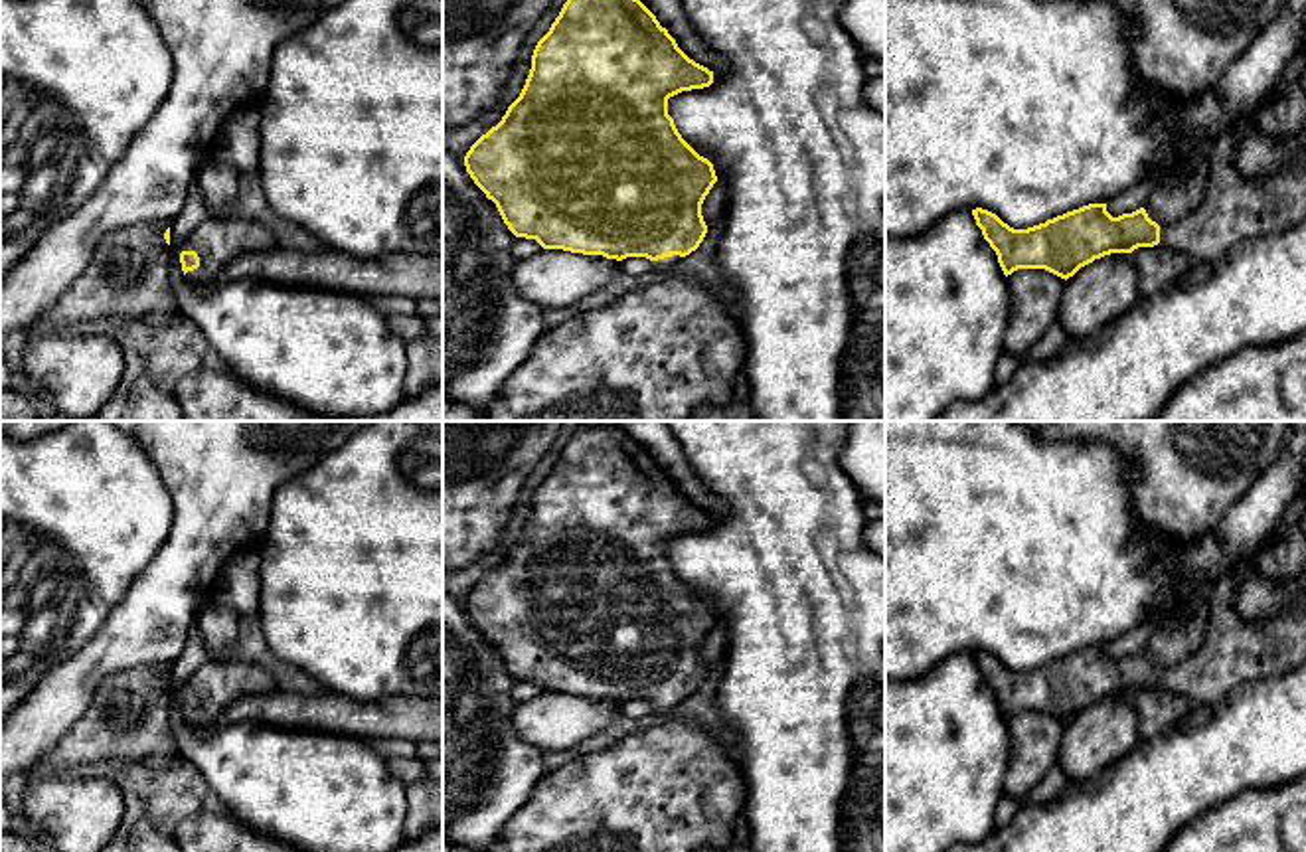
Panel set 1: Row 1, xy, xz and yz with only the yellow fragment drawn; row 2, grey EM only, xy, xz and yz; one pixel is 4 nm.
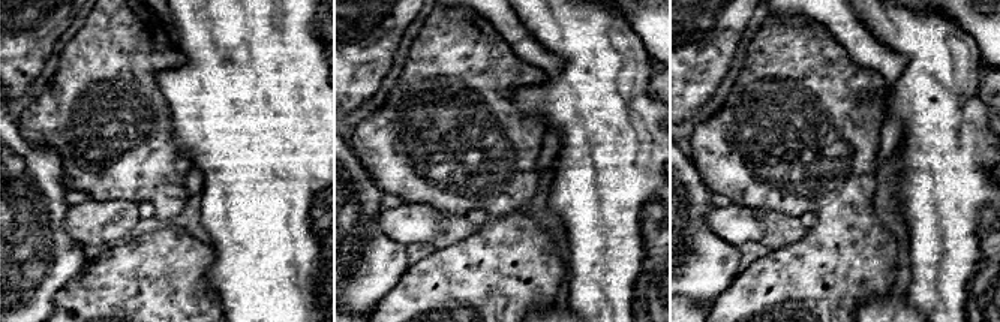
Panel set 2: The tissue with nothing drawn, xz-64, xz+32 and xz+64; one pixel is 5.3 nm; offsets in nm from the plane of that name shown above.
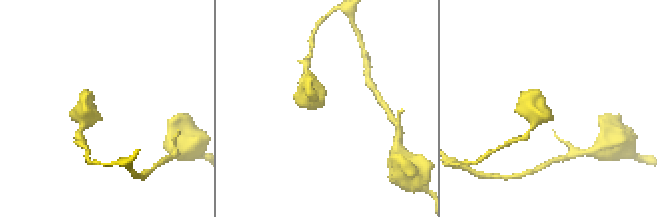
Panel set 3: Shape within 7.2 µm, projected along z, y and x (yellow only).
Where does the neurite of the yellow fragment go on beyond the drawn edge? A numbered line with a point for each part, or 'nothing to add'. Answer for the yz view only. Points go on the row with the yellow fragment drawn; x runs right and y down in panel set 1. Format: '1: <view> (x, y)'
1: yz (1235, 208)

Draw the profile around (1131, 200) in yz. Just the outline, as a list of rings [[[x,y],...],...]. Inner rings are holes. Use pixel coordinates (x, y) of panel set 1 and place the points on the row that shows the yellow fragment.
[[[1158,172],[1148,174],[1142,182],[1134,184],[1130,190],[1118,194],[1110,202],[1106,202],[1106,212],[1112,217],[1118,217],[1122,213],[1132,213],[1140,210],[1156,186],[1162,184],[1162,178]]]

